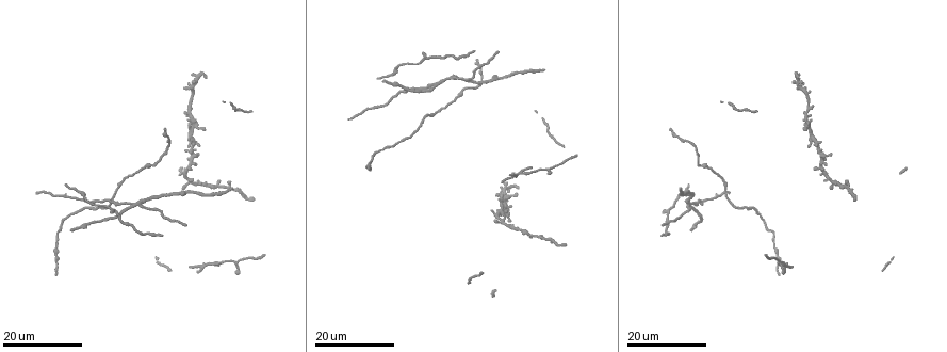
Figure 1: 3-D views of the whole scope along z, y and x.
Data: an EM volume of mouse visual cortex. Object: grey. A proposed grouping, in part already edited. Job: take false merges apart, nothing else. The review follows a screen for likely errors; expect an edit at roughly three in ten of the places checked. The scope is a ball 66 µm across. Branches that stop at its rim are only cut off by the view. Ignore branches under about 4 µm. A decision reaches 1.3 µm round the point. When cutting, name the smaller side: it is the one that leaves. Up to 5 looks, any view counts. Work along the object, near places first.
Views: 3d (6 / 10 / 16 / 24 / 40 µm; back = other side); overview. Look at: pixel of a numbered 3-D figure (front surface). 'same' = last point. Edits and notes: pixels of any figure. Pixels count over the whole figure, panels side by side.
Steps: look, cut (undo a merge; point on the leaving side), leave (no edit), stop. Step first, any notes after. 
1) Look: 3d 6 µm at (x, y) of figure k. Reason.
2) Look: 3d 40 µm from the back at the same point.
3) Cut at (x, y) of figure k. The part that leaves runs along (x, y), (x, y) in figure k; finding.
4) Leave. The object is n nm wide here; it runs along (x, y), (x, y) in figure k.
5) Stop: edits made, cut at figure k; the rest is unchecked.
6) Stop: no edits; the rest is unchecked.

Look: 3d 16 µm at (137, 204) of figure 1. Thin arm on a thick one.

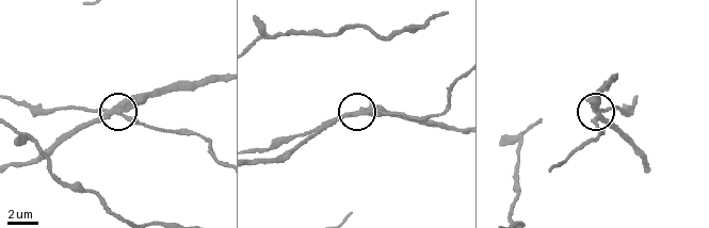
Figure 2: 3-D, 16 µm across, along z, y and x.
Look: 3d 10 µm at (597, 112) of figure 2.

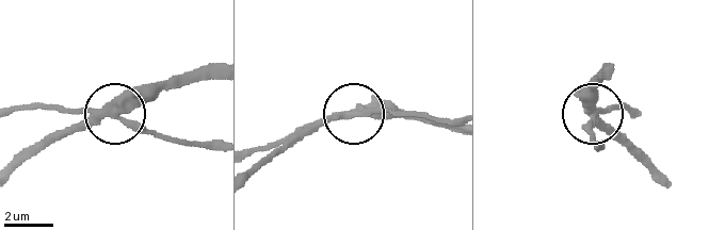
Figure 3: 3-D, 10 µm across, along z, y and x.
Cut at (139, 99) of figure 3. The side arm is 17 µm long; the part that leaves runs along (109, 113), (211, 77) in figure 3; two neurons meet here.

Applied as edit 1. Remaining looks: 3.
Look: overview.

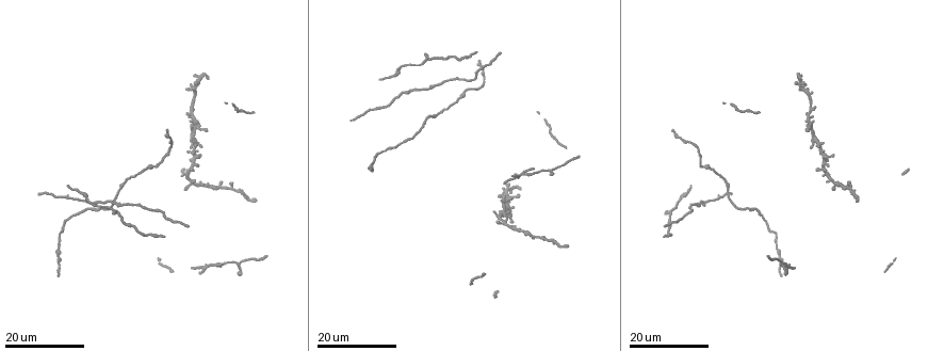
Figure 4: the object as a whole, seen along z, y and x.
Look: 3d 16 µm at (811, 127) of figure 4. Four or more arms meet.

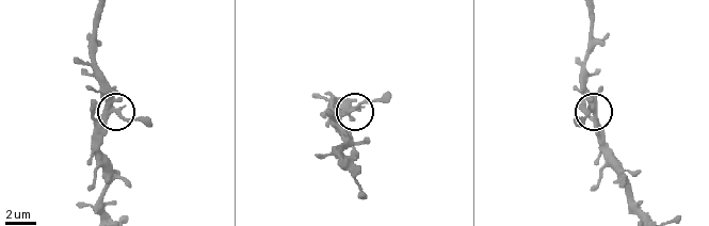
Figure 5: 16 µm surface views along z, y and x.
Look: 3d 6 µm at (591, 109) of figure 5. Zoom in.

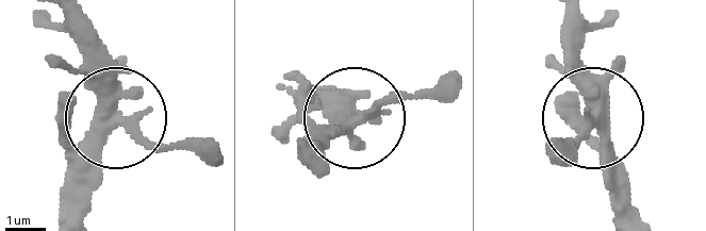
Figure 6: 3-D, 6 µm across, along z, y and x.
Leave. The object is 340 nm wide here; continuous, no second neuron.

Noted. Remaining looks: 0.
Stop: edits made, cut at figure 3; the rest is unchecked.

